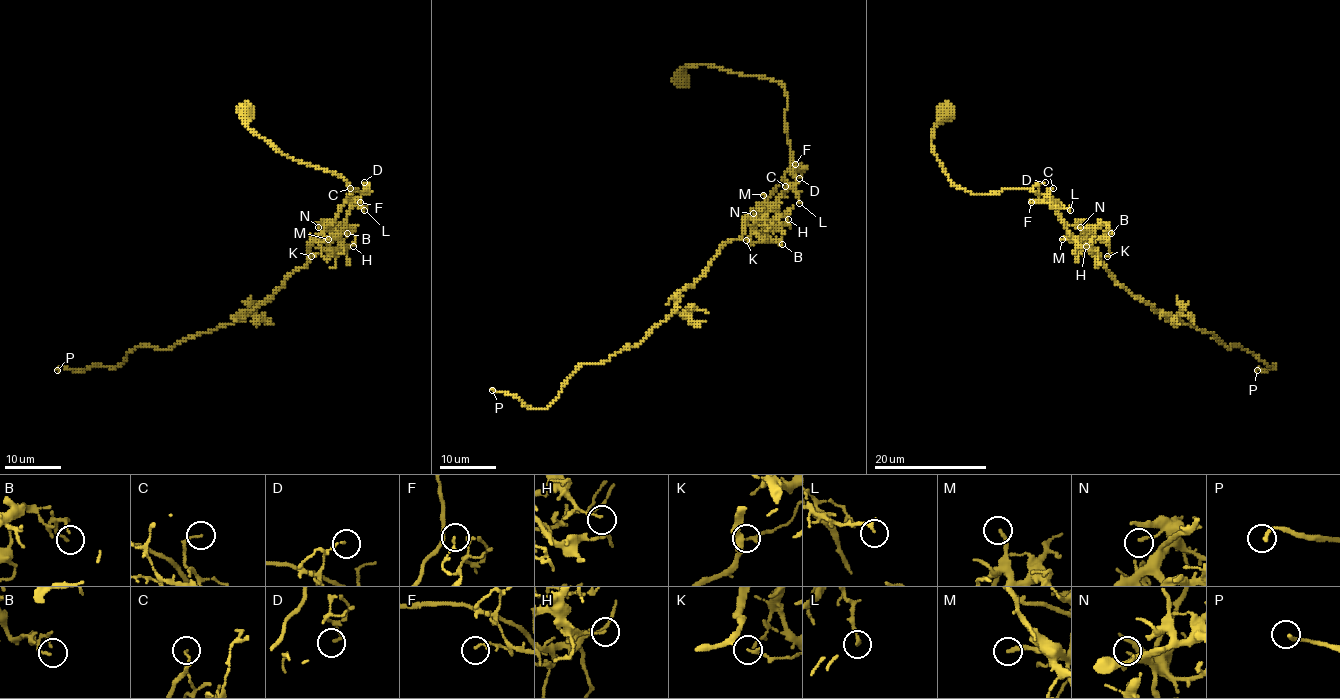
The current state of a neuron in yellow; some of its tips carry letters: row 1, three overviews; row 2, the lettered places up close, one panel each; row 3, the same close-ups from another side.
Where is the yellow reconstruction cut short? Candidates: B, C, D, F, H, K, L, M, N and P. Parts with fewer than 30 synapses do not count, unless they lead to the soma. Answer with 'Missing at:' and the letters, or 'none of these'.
Missing at: P

